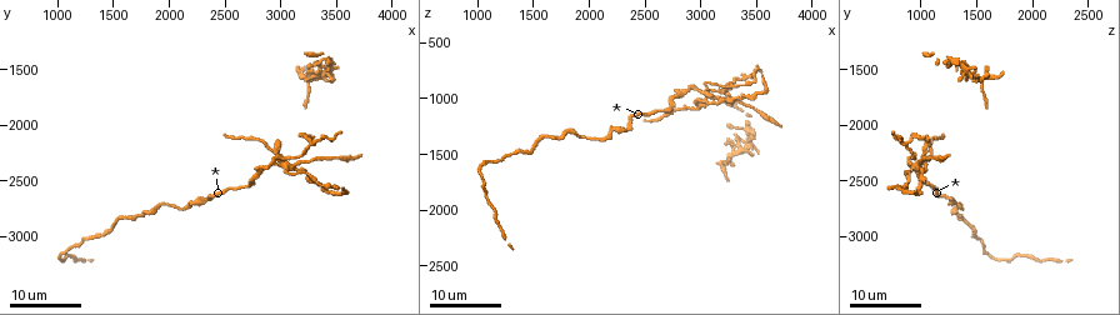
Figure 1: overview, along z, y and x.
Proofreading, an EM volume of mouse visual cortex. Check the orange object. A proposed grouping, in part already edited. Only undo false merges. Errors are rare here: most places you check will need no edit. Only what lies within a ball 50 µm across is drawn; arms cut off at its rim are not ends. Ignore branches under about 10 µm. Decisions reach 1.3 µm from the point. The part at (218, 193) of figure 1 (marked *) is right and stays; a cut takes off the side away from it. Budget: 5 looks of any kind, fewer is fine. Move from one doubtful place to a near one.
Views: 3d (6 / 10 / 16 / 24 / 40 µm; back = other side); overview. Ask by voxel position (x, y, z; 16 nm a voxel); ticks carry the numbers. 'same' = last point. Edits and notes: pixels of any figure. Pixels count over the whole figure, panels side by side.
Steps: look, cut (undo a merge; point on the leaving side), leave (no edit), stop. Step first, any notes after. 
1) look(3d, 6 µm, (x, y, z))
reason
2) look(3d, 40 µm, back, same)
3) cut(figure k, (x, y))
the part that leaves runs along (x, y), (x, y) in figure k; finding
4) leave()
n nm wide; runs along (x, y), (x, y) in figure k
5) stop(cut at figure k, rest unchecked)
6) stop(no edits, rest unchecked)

look(3d, 16 µm, (2960, 2360, 920))
arms part here

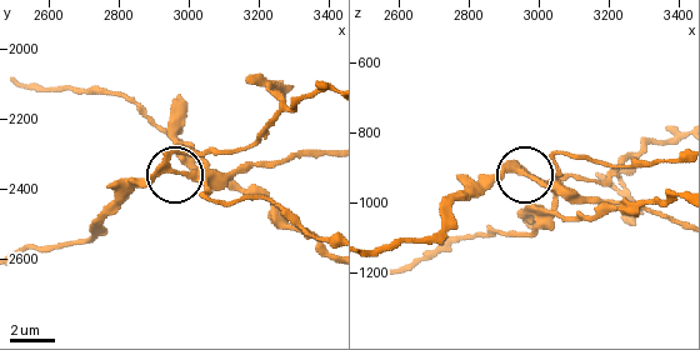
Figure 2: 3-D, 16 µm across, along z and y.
look(3d, 6 µm, (2940, 2340, 900))

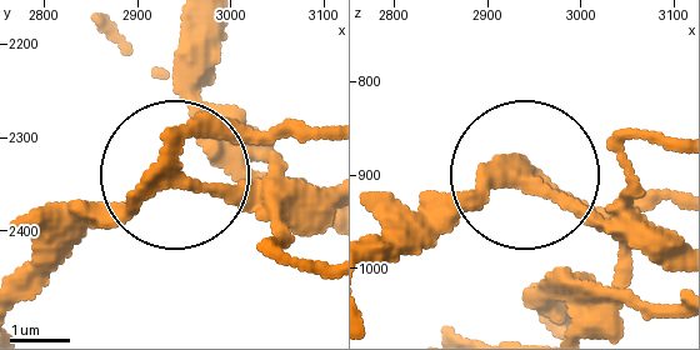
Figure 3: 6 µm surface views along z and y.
cut(figure 3, (241, 195))
3 arms; the part that leaves runs along (511, 175), (580, 204), (620, 249), (630, 294), (670, 309) in figure 3; a second neuron is stuck on

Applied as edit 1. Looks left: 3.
look(overview)
see it whole again

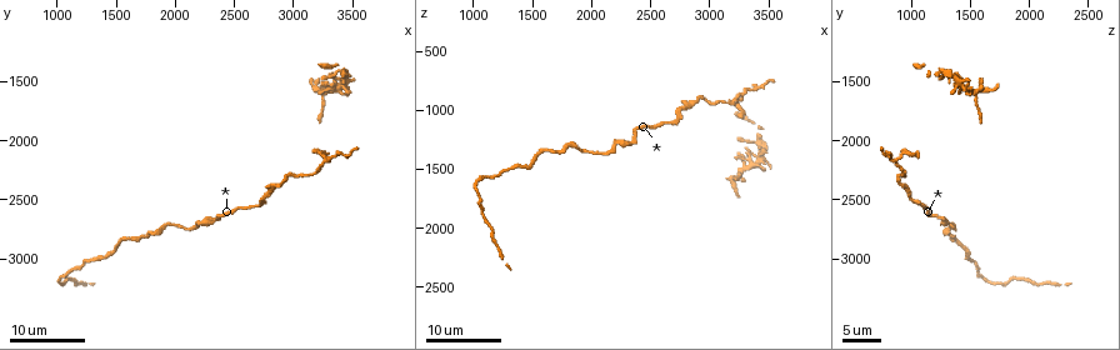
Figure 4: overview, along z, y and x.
look(3d, 24 µm, (2700, 2560, 1100))
sudden change in width

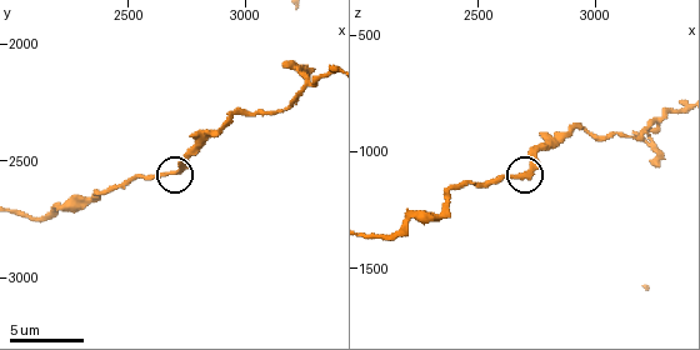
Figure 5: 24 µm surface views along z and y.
look(3d, 10 µm, (2700, 2540, 1110))
closer look

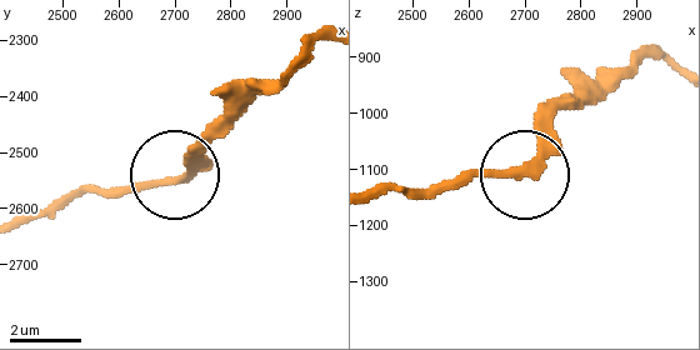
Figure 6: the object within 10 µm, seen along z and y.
leave()
runs along (381, 191), (519, 170), (573, 95) in figure 6; continuous, no second neuron

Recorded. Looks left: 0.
stop(cut at figure 3, rest unchecked)

